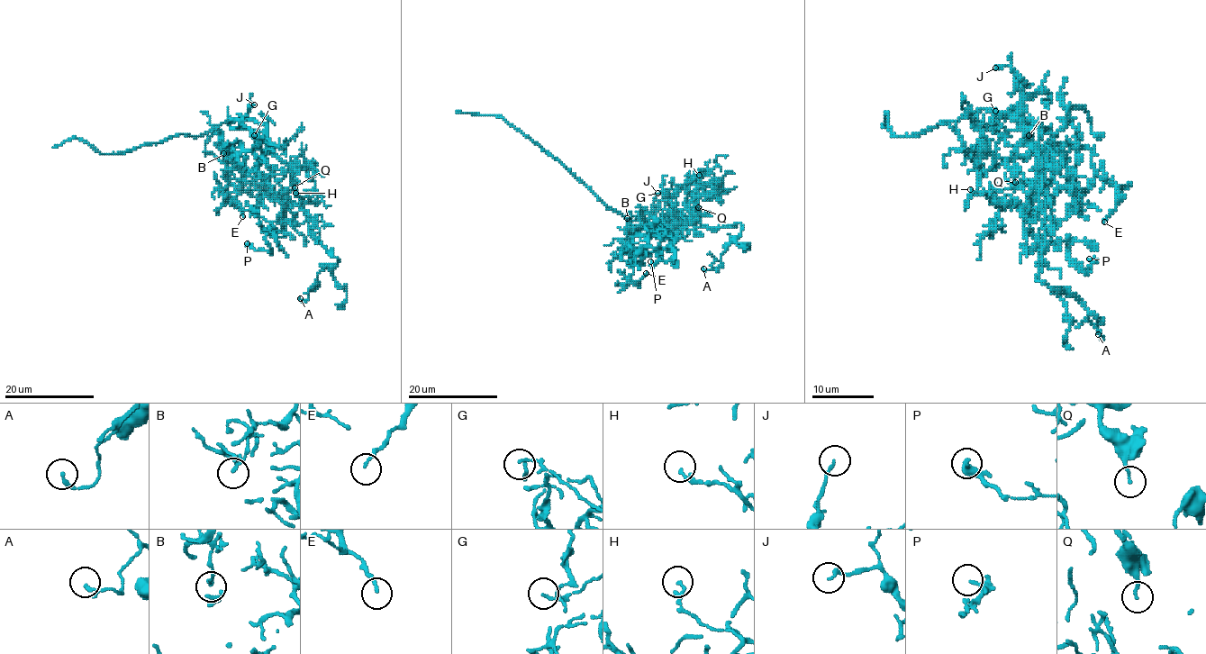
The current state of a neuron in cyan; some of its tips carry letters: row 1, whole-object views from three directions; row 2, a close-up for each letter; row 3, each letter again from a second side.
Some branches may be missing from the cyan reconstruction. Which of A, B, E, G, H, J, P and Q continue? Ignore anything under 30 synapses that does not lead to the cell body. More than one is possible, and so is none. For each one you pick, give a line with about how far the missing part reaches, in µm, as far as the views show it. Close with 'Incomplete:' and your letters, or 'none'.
Incomplete: none

